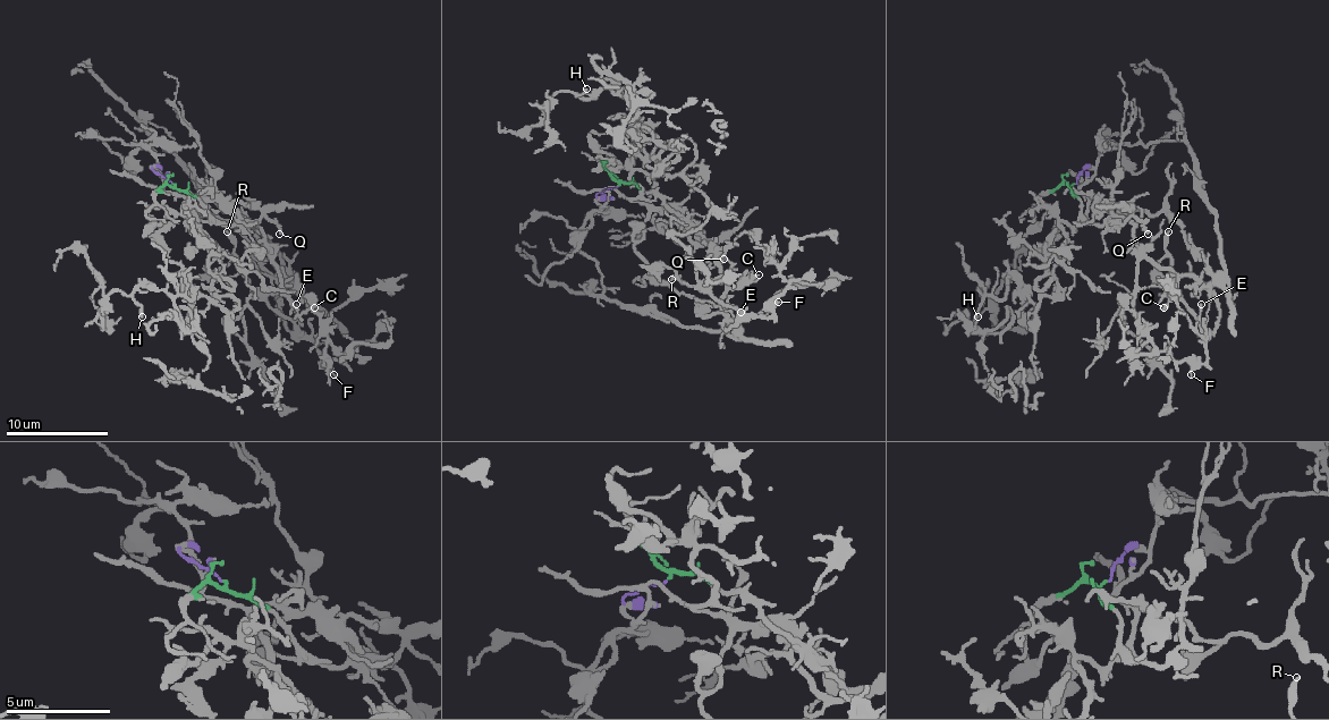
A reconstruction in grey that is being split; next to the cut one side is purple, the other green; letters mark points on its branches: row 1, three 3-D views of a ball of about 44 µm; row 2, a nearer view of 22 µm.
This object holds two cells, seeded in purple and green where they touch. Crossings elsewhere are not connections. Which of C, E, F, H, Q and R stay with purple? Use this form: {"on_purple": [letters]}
{"on_purple": ["H", "Q"]}

